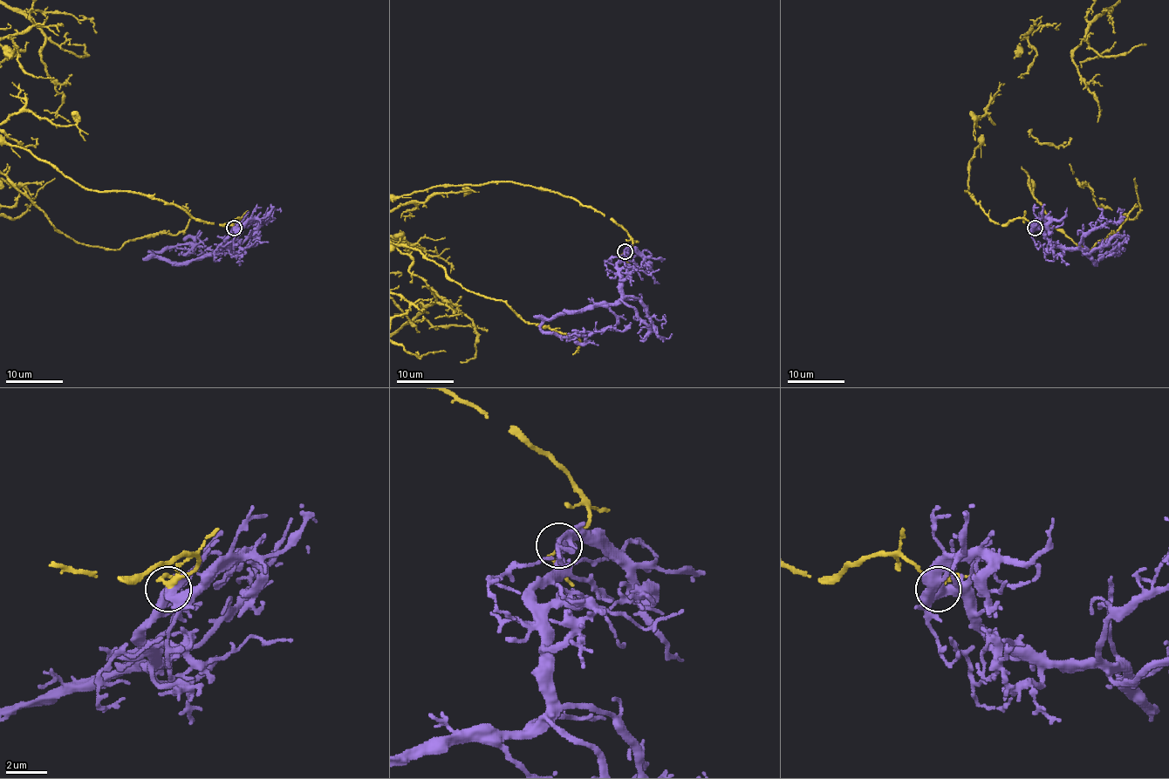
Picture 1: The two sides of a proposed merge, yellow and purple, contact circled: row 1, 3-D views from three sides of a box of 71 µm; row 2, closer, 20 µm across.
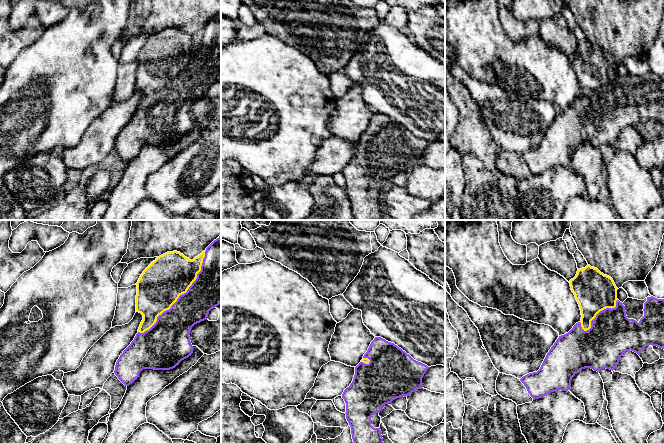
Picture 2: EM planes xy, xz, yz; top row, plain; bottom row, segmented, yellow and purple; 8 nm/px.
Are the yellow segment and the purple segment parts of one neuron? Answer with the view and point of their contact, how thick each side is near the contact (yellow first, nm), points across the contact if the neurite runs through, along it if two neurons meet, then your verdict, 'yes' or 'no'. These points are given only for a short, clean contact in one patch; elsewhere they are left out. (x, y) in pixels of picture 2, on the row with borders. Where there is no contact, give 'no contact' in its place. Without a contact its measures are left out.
meets yellow in xy at (180, 294); 360 nm thick on the yellow side, 280 nm on the other; no

